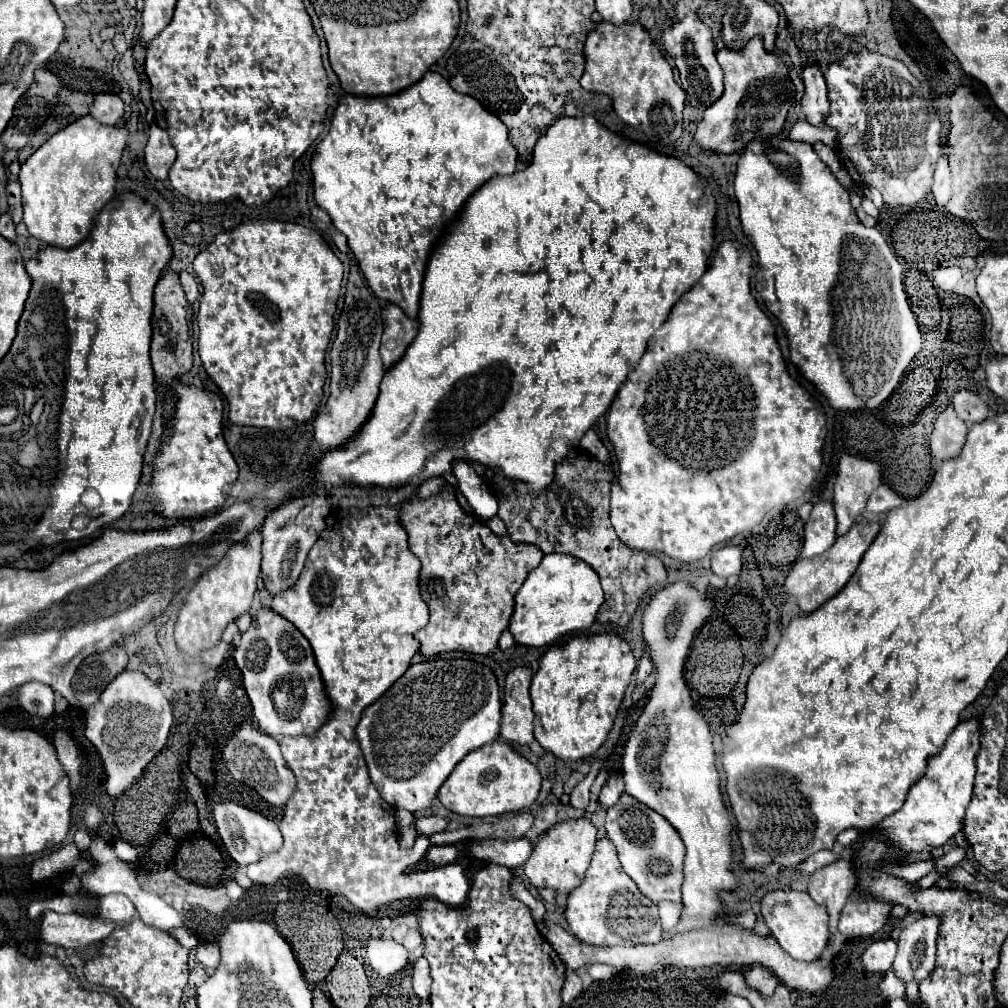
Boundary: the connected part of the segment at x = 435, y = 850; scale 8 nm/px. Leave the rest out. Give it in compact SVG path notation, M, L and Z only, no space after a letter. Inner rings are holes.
M430 846L426 852L426 858L432 866L444 866L446 864L446 846Z

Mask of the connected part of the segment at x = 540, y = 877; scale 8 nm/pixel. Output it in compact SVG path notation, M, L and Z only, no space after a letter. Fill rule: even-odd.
M588 818L566 820L552 826L534 846L532 856L524 864L524 874L534 888L550 888L556 892L572 892L582 884L584 872L592 860L596 848L596 828Z

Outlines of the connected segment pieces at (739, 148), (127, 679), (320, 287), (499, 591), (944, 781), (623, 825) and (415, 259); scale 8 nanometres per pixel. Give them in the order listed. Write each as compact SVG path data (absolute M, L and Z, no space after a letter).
M758 36L742 50L718 50L716 58L724 70L724 94L704 110L694 142L716 154L742 154L752 140L766 140L768 136L782 132L794 86L788 78L786 64L772 52L766 52L762 38Z
M128 672L116 676L102 692L100 700L86 710L84 736L100 754L106 774L106 794L120 798L152 762L152 758L166 746L172 728L172 706L160 688L142 672Z
M256 220L216 234L194 258L194 272L202 284L196 318L200 330L198 354L208 376L228 400L230 422L286 430L310 420L324 396L324 356L334 330L336 300L344 276L344 266L334 250L312 228L294 222Z
M446 484L446 488L426 500L416 500L408 504L402 510L400 520L410 536L410 550L422 562L420 592L430 608L430 622L414 634L420 642L420 652L426 658L436 656L440 652L456 650L480 656L492 654L498 648L498 638L508 628L514 612L514 594L508 588L520 588L528 572L540 564L544 554L532 544L514 544L508 536L502 538L494 534L486 524L482 524L476 516L468 514L456 502L456 490L450 484Z
M970 718L960 722L948 736L944 750L928 760L926 774L910 788L904 806L878 824L878 832L904 852L934 850L962 830L966 808L972 800L976 756L980 752L980 722Z
M622 794L618 804L606 812L606 834L618 850L624 872L636 882L638 890L654 904L680 898L684 844L672 824L654 810L638 804L632 796Z
M428 72L420 82L412 84L410 88L406 88L406 90L402 90L398 94L390 94L390 96L352 96L352 94L342 94L338 98L338 104L336 104L334 112L332 112L330 130L322 138L322 142L318 144L316 152L312 154L310 168L312 168L312 174L314 174L314 200L316 200L316 204L330 214L334 226L346 236L348 248L356 256L356 260L360 264L360 270L366 276L368 286L372 288L372 292L380 300L398 304L406 312L406 316L416 318L418 316L420 290L422 290L422 278L424 278L424 270L426 270L426 262L428 262L432 244L444 232L446 222L450 222L458 214L462 204L468 200L468 196L476 188L480 188L484 182L488 182L494 176L512 174L516 170L516 150L510 144L508 128L502 124L502 120L498 120L498 116L490 114L476 98L456 92L448 84L448 80L444 76L440 76L438 72Z

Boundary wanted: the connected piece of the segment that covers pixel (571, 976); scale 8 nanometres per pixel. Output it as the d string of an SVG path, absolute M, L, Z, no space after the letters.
M568 970L566 972L566 980L564 980L564 986L562 986L562 1000L566 1004L570 1004L582 990L582 980L580 976L574 972L574 970Z

